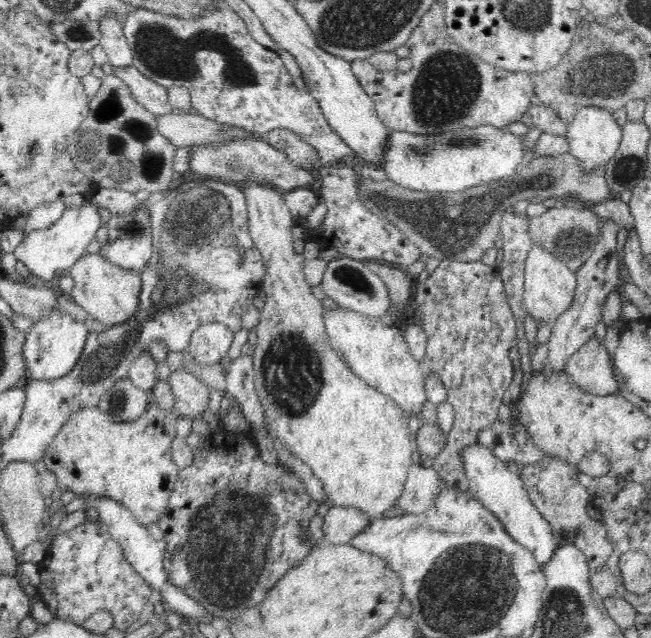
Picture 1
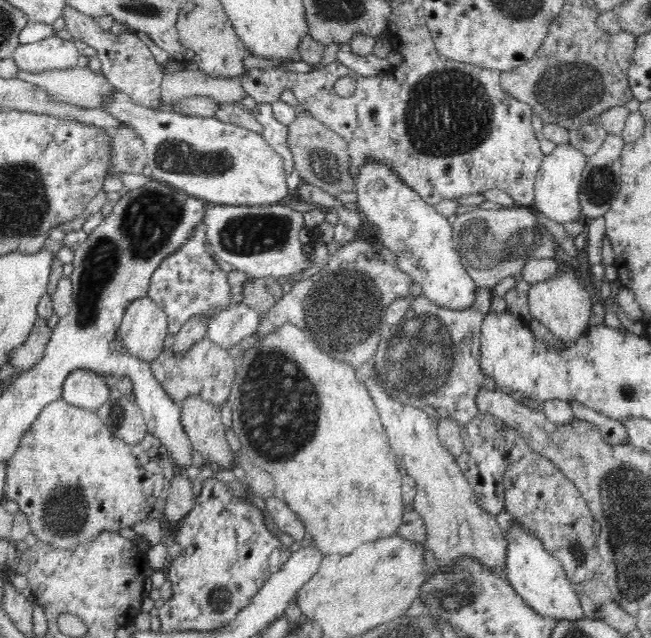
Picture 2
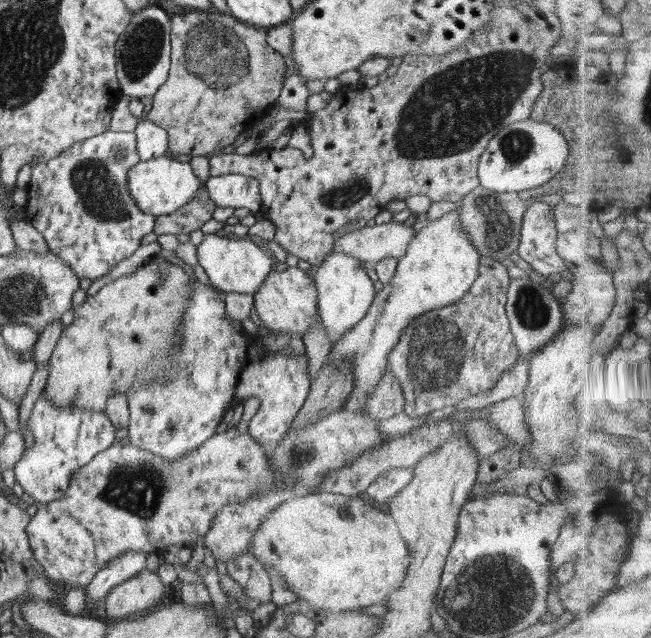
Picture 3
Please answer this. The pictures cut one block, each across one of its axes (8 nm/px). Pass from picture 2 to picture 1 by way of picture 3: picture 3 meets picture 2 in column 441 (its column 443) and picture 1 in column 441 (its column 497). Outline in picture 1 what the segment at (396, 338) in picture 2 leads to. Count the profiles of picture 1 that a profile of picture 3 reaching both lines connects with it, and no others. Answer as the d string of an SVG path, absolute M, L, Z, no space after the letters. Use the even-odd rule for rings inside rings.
M452 258L444 259L440 261L438 267L429 274L429 277L422 282L418 282L416 287L416 294L414 294L414 300L416 301L416 311L420 324L423 326L424 332L426 333L426 346L425 346L425 355L421 360L420 364L422 369L427 372L436 372L440 382L444 384L447 392L447 401L450 406L454 409L454 422L452 423L452 428L447 434L446 445L444 450L439 452L435 457L432 457L432 468L436 470L438 476L441 480L446 480L447 486L450 489L461 490L462 492L467 492L469 488L469 480L466 476L466 471L464 471L464 462L462 452L477 440L477 434L480 430L485 429L487 426L490 426L492 423L495 423L498 418L498 408L503 402L504 391L512 383L513 379L513 364L510 360L510 348L517 346L517 322L509 302L507 299L506 291L504 290L504 285L501 279L501 274L498 271L497 267L485 265L481 261L474 262L459 262L454 261Z

